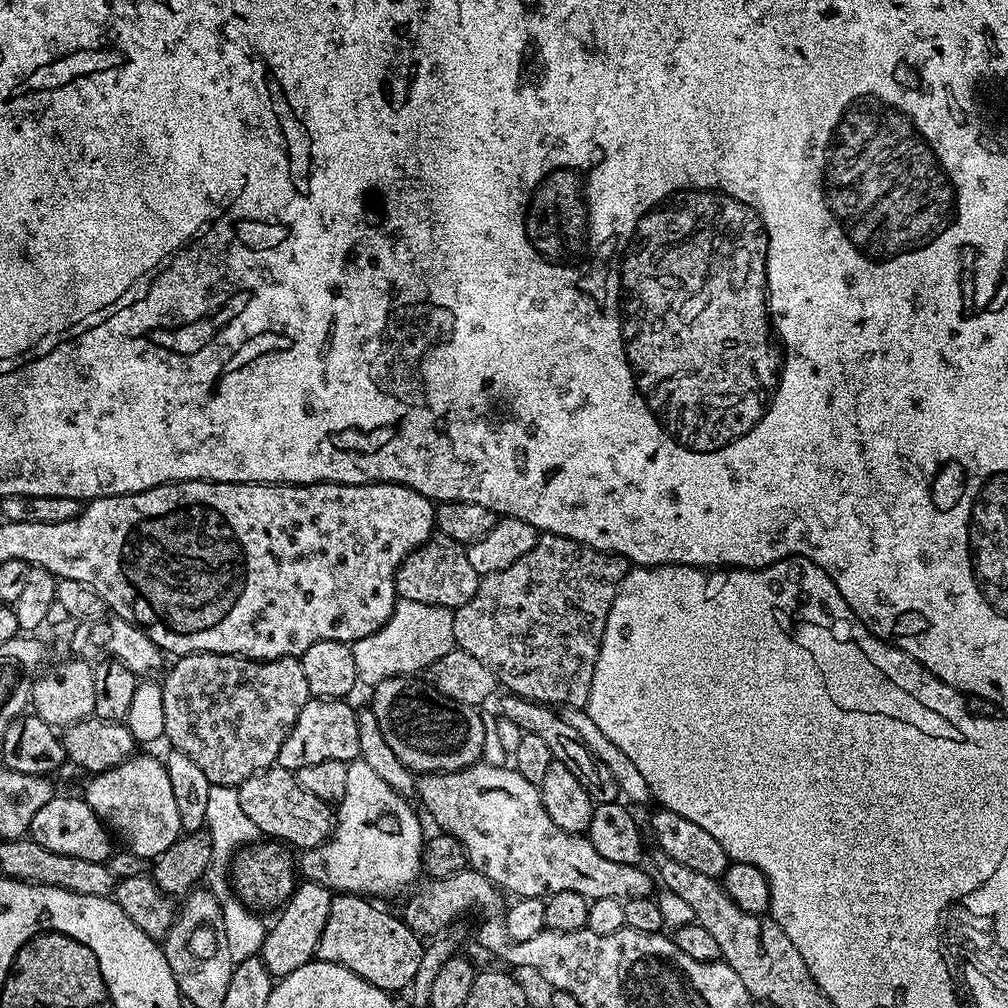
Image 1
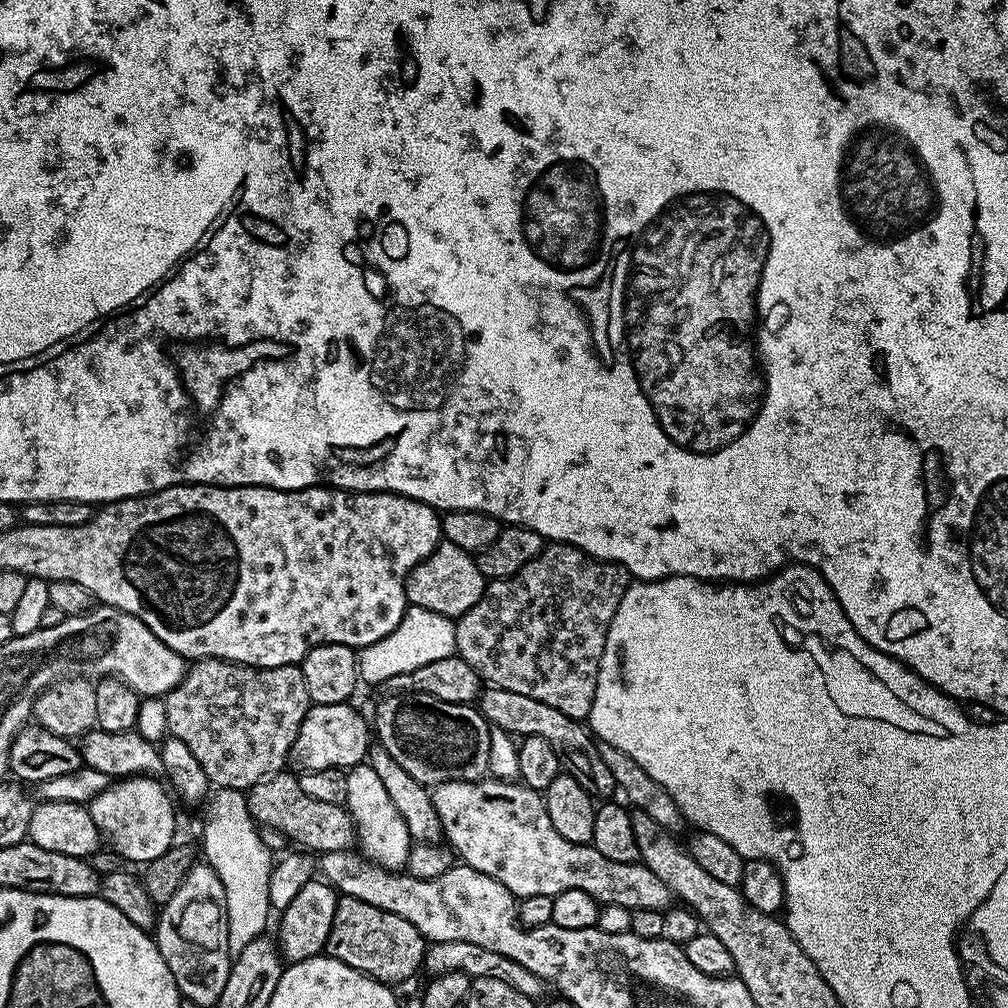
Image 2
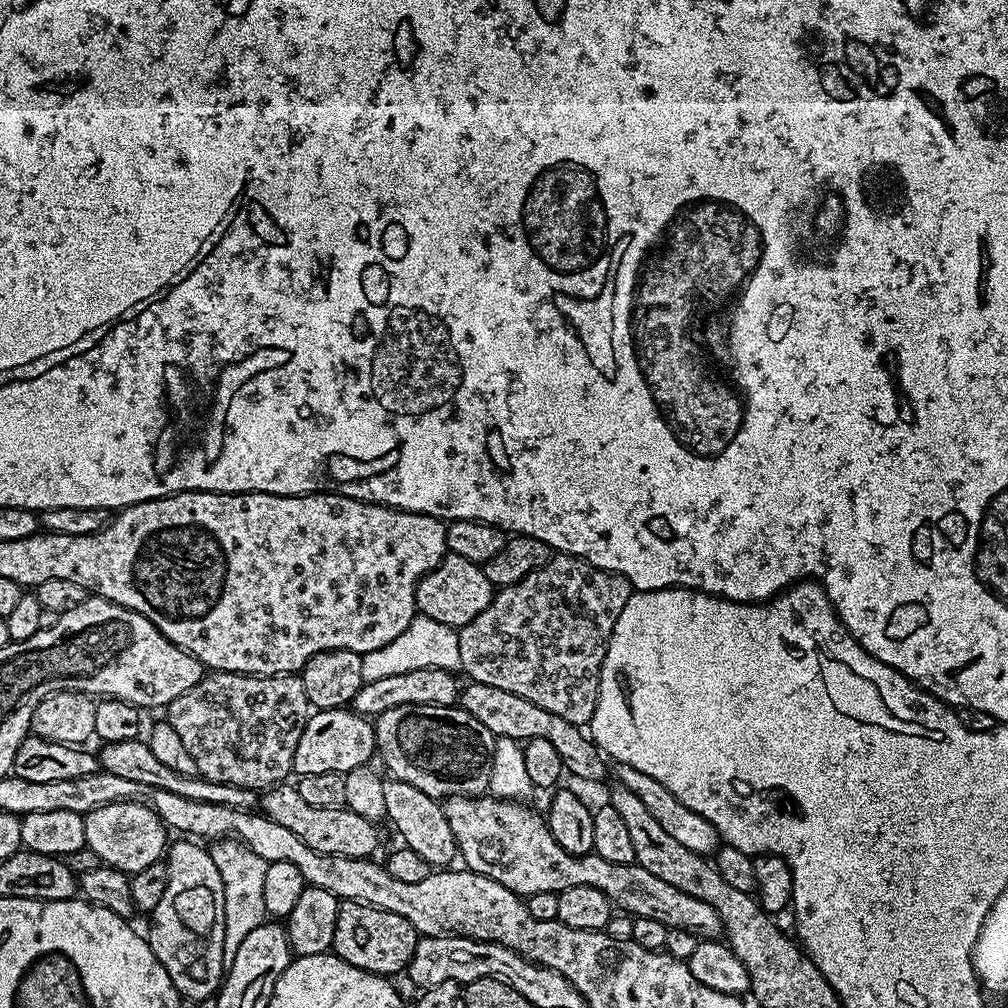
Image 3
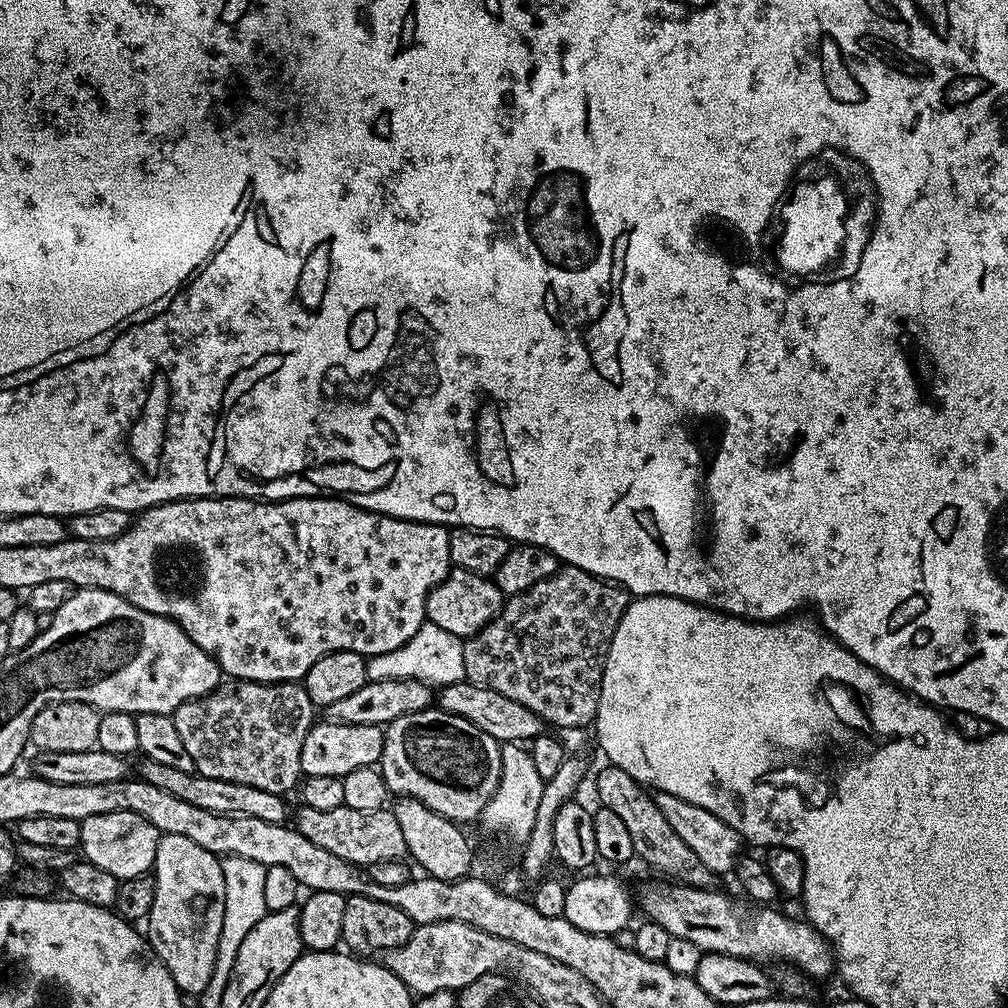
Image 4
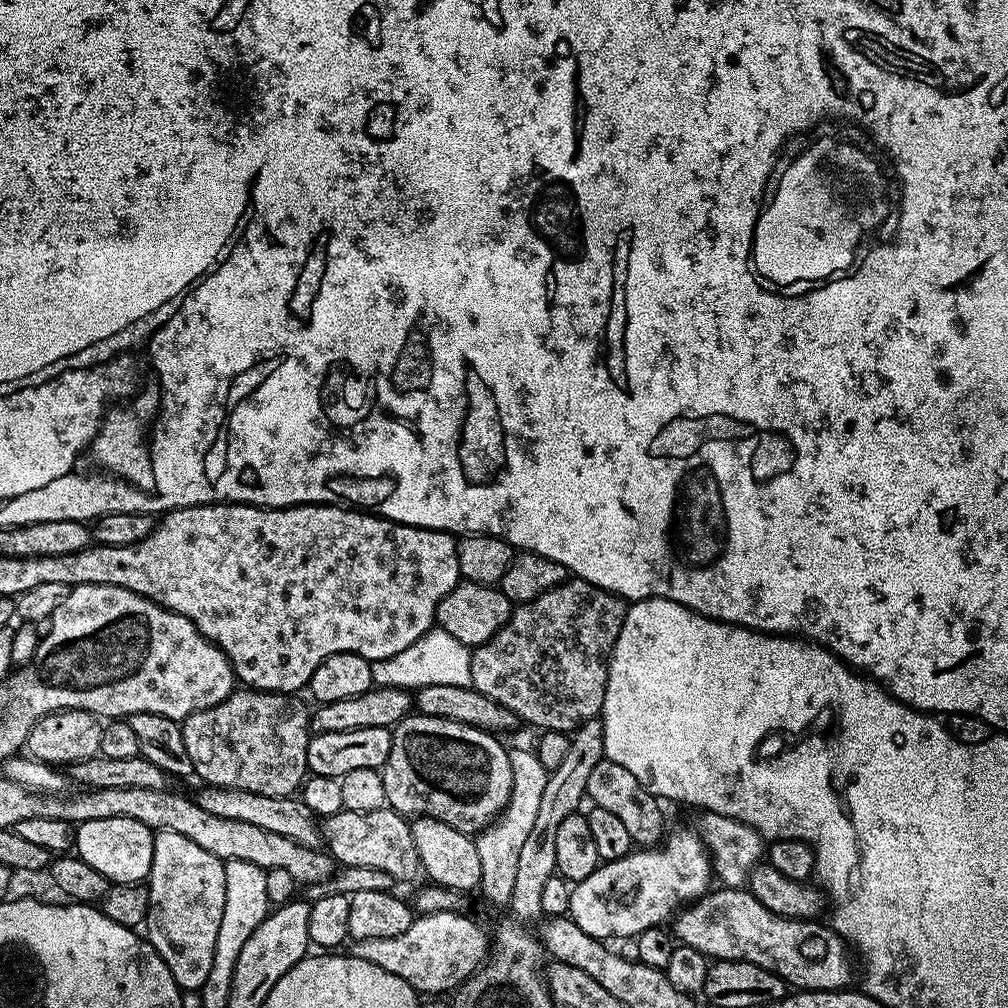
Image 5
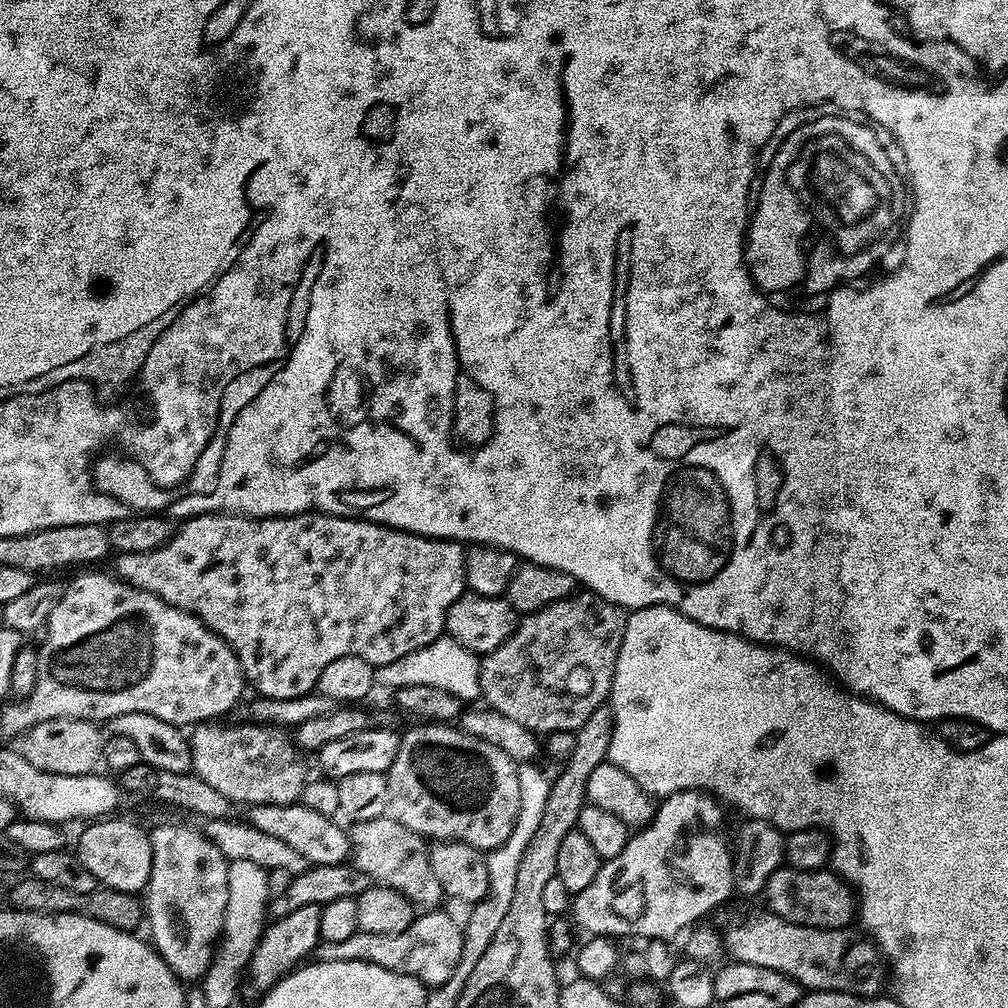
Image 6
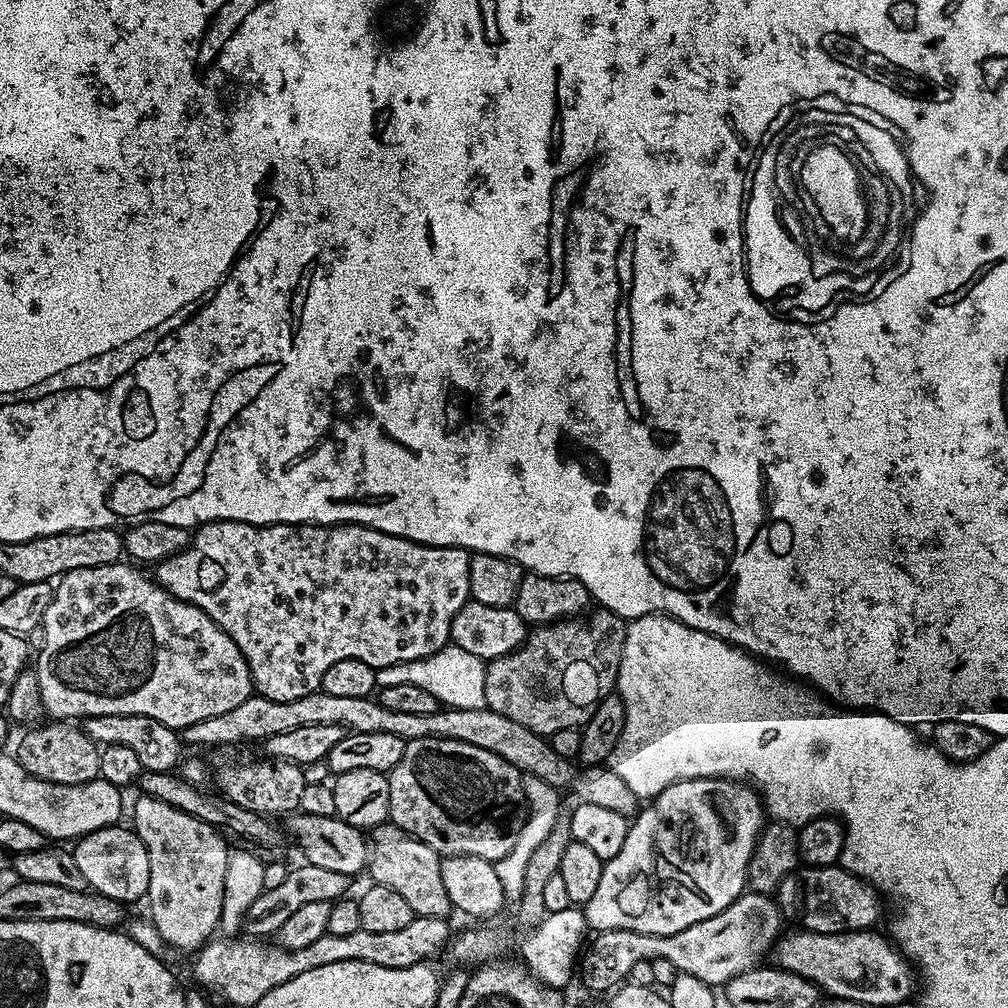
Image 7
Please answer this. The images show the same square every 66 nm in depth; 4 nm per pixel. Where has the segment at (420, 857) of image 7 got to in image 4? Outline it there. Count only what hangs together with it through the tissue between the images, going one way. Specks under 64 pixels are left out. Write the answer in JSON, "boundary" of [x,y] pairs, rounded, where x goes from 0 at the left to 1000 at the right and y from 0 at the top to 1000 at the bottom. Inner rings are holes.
{"boundary":[[[301,800],[292,806],[292,819],[296,824],[308,831],[312,839],[319,839],[319,843],[327,843],[327,847],[335,847],[335,851],[343,851],[343,855],[354,859],[364,859],[375,855],[401,853],[405,840],[403,831],[399,831],[399,823],[395,819],[395,812],[384,801],[375,804],[351,804],[350,802],[332,802],[331,804],[312,804]]]}

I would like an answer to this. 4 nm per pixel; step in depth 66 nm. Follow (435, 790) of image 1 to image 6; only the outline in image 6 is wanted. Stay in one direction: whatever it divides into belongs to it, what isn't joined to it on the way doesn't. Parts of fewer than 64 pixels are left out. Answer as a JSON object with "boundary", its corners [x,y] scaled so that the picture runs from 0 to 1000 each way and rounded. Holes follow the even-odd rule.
{"boundary":[[[755,903],[738,909],[735,913],[726,913],[722,922],[716,925],[716,940],[722,944],[732,956],[756,958],[760,962],[772,962],[772,966],[780,966],[794,975],[795,981],[807,984],[838,984],[848,988],[872,988],[879,976],[879,953],[873,947],[869,934],[852,924],[845,925],[841,921],[809,921],[808,919],[792,919],[788,915],[780,915],[768,906]]]}

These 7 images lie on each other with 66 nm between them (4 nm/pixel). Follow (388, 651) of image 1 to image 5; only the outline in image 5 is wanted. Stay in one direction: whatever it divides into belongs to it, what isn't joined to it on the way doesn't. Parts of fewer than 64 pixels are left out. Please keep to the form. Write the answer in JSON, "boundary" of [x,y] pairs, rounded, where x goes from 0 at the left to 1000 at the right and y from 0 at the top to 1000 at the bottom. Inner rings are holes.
{"boundary":[[[430,621],[411,641],[403,641],[395,649],[382,655],[369,656],[369,678],[378,683],[404,683],[412,685],[419,681],[468,682],[466,657],[468,648],[465,640],[454,637],[454,633],[442,629],[436,621]]]}

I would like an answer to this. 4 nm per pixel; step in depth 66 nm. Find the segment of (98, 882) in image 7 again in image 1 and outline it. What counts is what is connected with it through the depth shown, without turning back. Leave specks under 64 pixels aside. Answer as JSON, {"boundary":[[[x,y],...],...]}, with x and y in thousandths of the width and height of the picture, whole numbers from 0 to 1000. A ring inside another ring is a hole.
{"boundary":[[[131,749],[128,754],[113,760],[104,766],[94,767],[87,778],[85,793],[87,798],[94,804],[97,813],[102,813],[104,818],[116,830],[123,832],[122,840],[147,853],[154,853],[161,843],[165,843],[174,833],[181,828],[179,813],[177,812],[177,799],[173,796],[173,783],[169,780],[169,768],[162,753],[154,754],[151,750]]]}

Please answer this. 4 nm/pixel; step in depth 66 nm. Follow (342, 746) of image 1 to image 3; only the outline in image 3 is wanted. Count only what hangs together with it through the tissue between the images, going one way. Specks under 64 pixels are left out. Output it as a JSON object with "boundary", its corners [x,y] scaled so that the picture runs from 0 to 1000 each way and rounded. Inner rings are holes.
{"boundary":[[[344,701],[322,702],[307,709],[300,732],[296,732],[296,744],[292,744],[290,764],[295,771],[328,766],[344,768],[352,762],[362,761],[368,755],[365,753],[372,751],[374,746],[373,724],[368,713]]]}

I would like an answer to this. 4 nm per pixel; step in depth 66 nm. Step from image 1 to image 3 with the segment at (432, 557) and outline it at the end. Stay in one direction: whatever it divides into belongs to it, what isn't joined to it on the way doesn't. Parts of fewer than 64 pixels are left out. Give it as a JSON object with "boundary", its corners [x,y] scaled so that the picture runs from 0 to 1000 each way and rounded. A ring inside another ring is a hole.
{"boundary":[[[444,548],[438,554],[438,558],[431,565],[427,565],[415,577],[413,582],[413,606],[418,611],[426,611],[431,613],[431,617],[438,617],[442,621],[450,624],[461,623],[466,617],[470,617],[470,613],[474,613],[474,609],[478,609],[478,605],[482,605],[482,601],[486,601],[490,584],[486,573],[482,573],[479,563],[470,558],[465,558],[463,554],[456,554],[454,550]]]}

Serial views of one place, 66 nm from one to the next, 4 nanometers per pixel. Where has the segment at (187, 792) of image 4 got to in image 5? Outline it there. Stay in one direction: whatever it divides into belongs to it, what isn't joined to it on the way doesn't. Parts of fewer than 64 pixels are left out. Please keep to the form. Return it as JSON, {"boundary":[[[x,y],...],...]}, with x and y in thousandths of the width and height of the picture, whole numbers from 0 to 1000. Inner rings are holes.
{"boundary":[[[199,781],[192,793],[200,804],[207,808],[216,808],[216,812],[236,812],[236,815],[248,815],[248,819],[256,819],[260,823],[269,823],[272,827],[280,827],[280,831],[288,831],[300,839],[317,841],[319,837],[319,817],[313,808],[304,800],[304,796],[289,790],[269,790],[268,788],[252,788],[248,784],[232,784],[231,782]]]}

